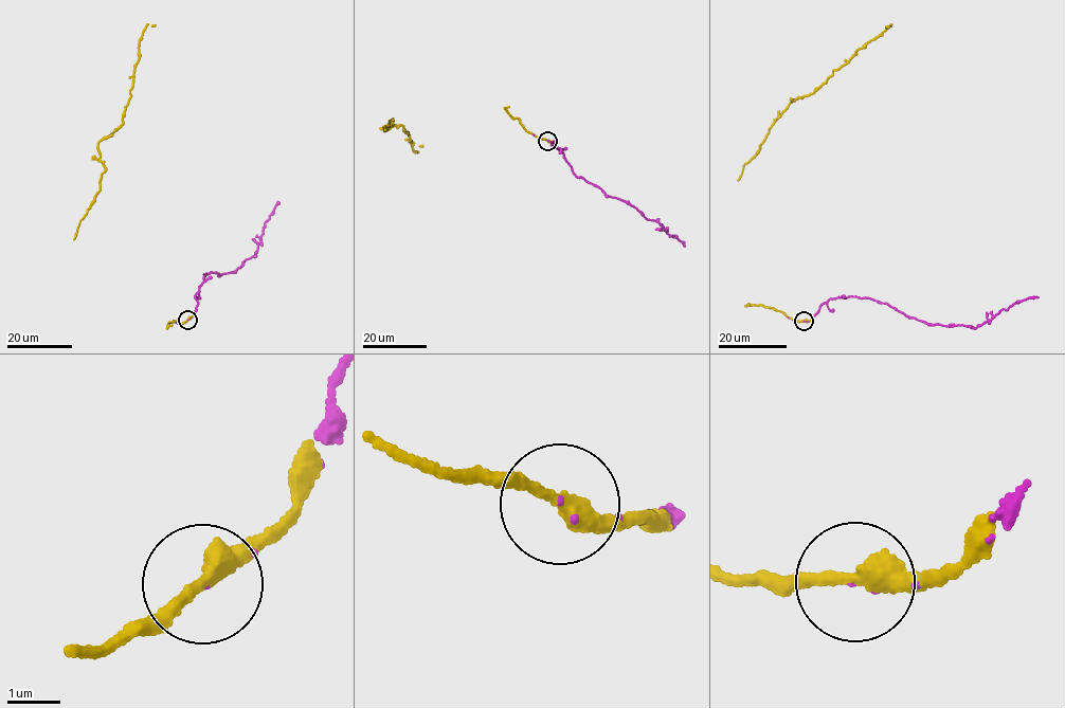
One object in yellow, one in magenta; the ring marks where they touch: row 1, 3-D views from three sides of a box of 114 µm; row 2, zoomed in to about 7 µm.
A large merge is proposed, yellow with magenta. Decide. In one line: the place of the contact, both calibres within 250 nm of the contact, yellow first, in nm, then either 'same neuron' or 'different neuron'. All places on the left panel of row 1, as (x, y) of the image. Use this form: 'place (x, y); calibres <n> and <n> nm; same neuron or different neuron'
place (187, 320); calibres 320 and 40 nm; same neuron

